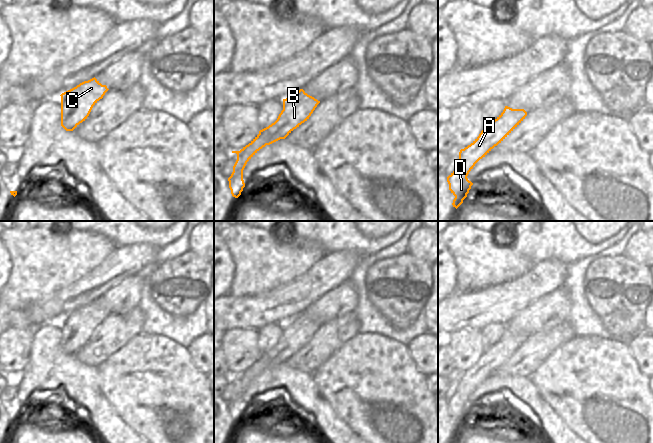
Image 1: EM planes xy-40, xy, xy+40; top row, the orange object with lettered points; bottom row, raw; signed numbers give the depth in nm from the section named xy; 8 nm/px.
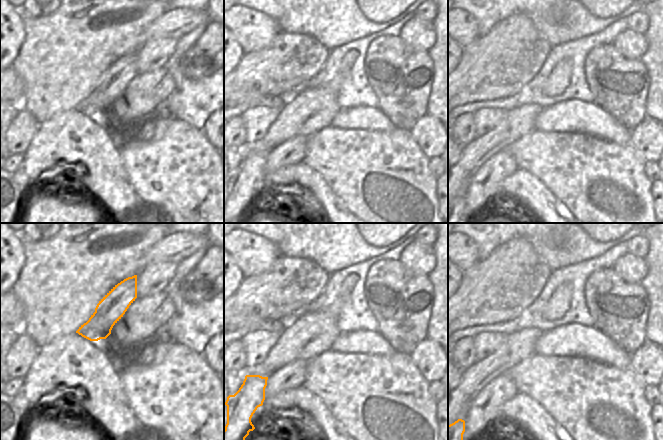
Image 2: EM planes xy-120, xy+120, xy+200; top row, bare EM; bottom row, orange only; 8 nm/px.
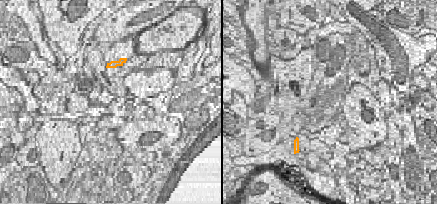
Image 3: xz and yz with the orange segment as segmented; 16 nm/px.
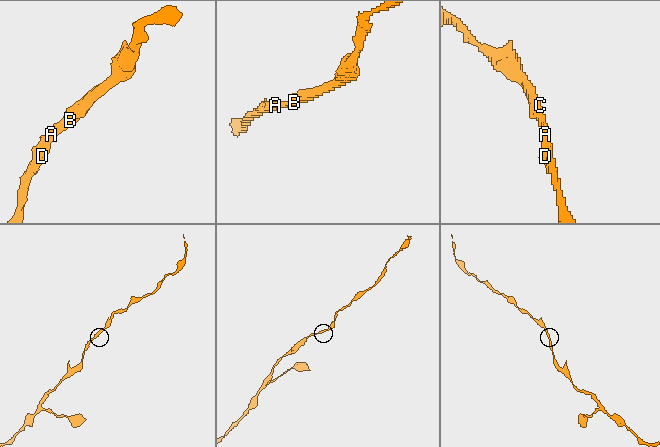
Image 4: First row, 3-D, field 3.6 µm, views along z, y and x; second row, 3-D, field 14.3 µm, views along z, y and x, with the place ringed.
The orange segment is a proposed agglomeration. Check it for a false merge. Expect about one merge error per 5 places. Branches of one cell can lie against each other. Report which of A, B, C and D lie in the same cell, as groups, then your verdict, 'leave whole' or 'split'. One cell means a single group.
A B C D; leave whole

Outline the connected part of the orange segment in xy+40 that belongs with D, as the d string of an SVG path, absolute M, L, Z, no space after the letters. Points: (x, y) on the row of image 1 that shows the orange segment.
M505 106L503 112L491 123L485 125L479 136L459 152L455 170L447 177L449 190L455 196L453 207L456 209L467 197L473 183L467 176L475 164L501 143L527 116L524 109Z

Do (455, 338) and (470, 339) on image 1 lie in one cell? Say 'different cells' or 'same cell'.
same cell

